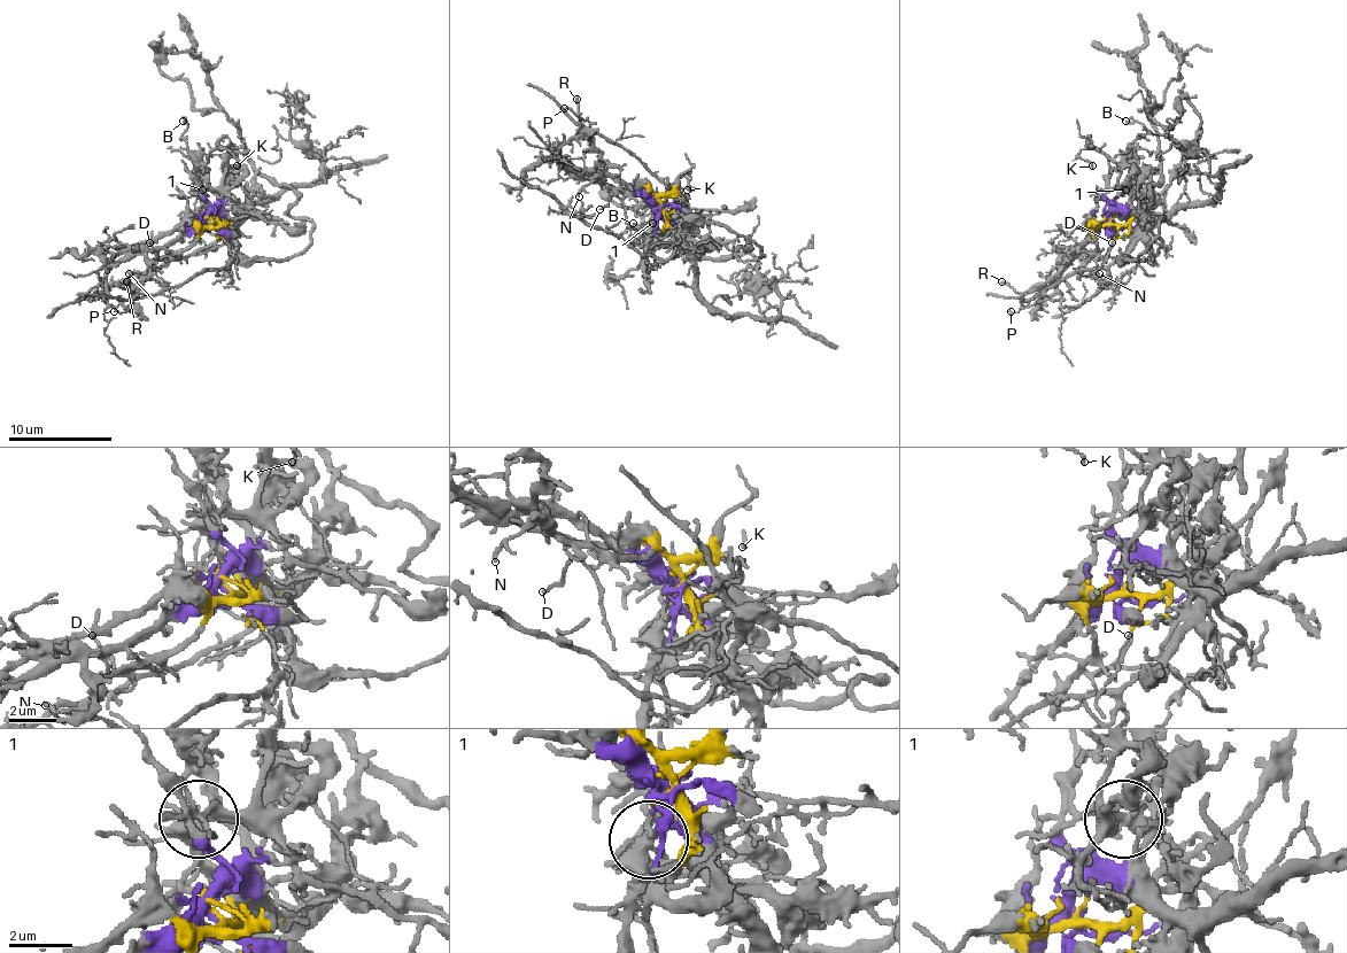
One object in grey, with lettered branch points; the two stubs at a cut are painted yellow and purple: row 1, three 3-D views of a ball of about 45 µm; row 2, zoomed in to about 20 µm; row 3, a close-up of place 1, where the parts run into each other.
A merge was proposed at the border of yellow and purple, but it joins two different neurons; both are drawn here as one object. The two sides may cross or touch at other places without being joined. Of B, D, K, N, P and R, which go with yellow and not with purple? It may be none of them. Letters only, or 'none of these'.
D, N

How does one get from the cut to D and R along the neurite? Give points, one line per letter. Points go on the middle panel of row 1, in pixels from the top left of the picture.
D: (657, 207), (659, 199), (651, 192), (613, 196), (600, 209)
R: (657, 207), (613, 176), (579, 119), (577, 98)

